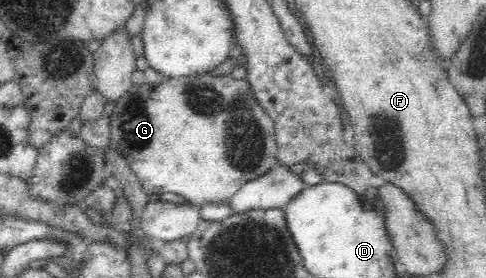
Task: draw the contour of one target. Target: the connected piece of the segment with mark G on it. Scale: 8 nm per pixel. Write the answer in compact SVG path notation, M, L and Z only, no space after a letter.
M212 70L165 76L157 85L147 80L140 85L131 83L115 100L109 143L121 151L149 195L177 193L198 208L204 203L229 203L242 183L277 163L276 124L255 97L248 76L237 79L231 73L213 75Z

